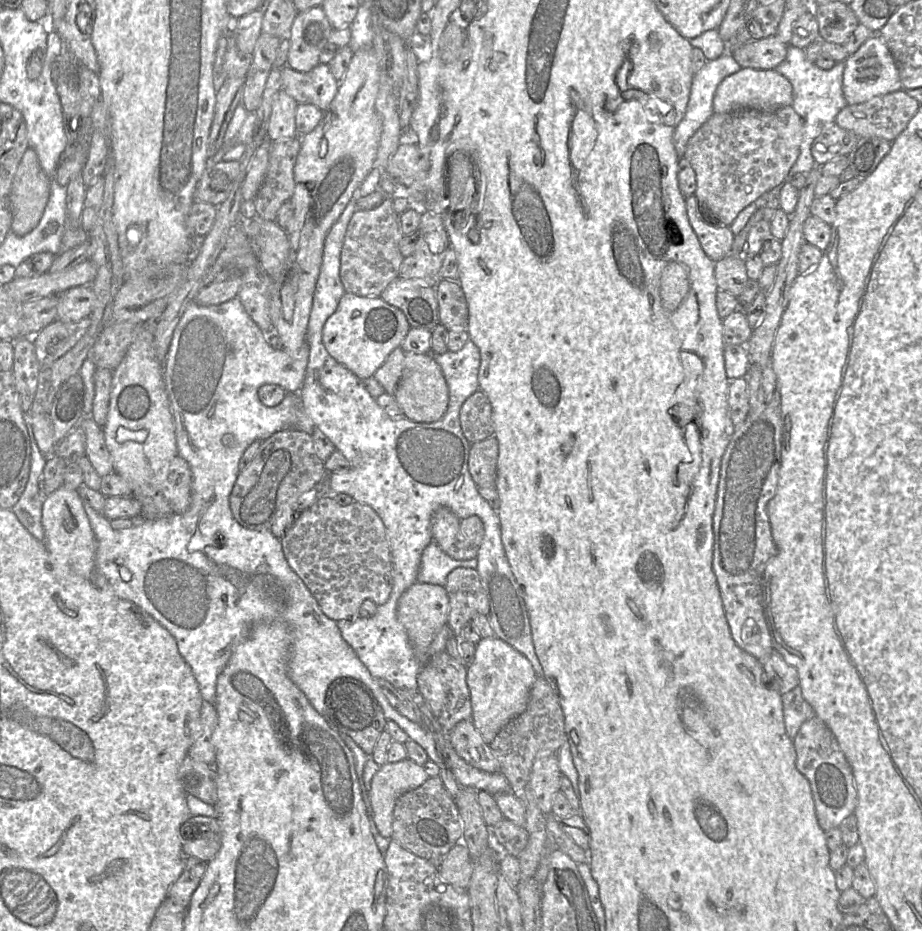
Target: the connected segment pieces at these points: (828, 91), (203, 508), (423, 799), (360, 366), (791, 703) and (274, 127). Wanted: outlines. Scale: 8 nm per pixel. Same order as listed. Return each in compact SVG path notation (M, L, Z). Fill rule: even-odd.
M788 44L785 59L774 69L790 82L793 89L792 107L803 123L803 139L800 145L800 153L790 169L786 182L791 181L792 176L795 174L807 174L816 166L811 154L811 146L814 139L826 125L835 123L837 114L847 105L842 92L844 68L845 61L835 63L830 70L822 70L806 59L803 49Z
M235 297L218 305L201 305L192 301L186 308L178 324L176 325L171 343L164 361L164 381L165 387L170 401L171 412L175 425L176 443L178 455L185 459L192 472L192 486L190 505L182 514L173 514L167 517L147 520L135 519L133 527L128 529L116 530L111 527L110 520L102 513L94 510L90 505L84 504L84 510L91 524L92 531L97 541L97 549L95 555L95 571L91 577L91 582L96 587L109 589L116 597L132 602L162 627L164 627L174 638L178 652L190 668L199 688L200 695L204 701L215 704L216 701L216 682L219 674L228 663L234 650L241 644L250 634L252 628L259 623L283 623L288 626L292 632L293 643L290 650L288 661L288 673L294 684L304 693L315 710L326 719L325 706L330 705L331 691L333 688L340 688L346 681L359 680L367 685L373 692L383 710L386 720L395 722L408 737L419 744L428 755L428 759L434 762L439 768L444 764L444 759L436 749L436 743L433 735L423 726L409 720L405 716L396 711L388 702L383 694L376 679L370 674L365 665L359 660L353 649L342 638L337 627L336 621L327 617L321 610L314 596L303 583L301 578L294 572L288 564L281 545L281 539L275 537L270 530L250 530L240 525L233 517L229 498L234 484L240 473L239 462L245 450L256 440L264 441L272 434L287 430L299 429L312 435L315 428L310 417L305 413L303 403L300 399L301 386L304 381L306 367L309 359L309 346L307 342L300 348L297 355L289 355L284 350L273 349L267 340L267 335L253 321L251 316L244 309L239 298ZM264 384L276 384L281 386L286 392L286 396L280 404L274 407L267 407L261 403L258 397L258 389ZM229 435L236 437L236 441L231 446L226 446L223 439Z
M439 776L428 778L421 786L403 793L393 811L392 837L411 853L439 867L445 855L463 839L463 823L452 797Z
M345 292L337 309L323 326L322 342L337 362L364 381L374 376L388 355L401 346L410 328L404 313L380 296Z
M799 684L781 698L786 732L793 739L801 725L813 717L814 711L805 700Z
M281 89L274 100L268 122L268 140L275 142L298 135L295 122L297 106L298 103Z

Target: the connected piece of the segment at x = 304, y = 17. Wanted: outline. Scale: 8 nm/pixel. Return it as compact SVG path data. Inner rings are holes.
M321 6L297 12L286 36L290 42L287 66L299 72L318 66L332 31Z

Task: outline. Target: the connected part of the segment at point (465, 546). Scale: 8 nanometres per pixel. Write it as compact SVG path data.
M437 508L431 518L432 542L456 560L476 558L479 547L461 532L459 522L460 519L449 508Z

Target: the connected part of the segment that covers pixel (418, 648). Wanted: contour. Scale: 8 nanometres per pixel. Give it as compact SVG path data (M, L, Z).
M415 582L399 598L396 612L397 619L405 628L416 657L424 665L430 656L430 645L434 637L447 623L449 601L444 586Z

